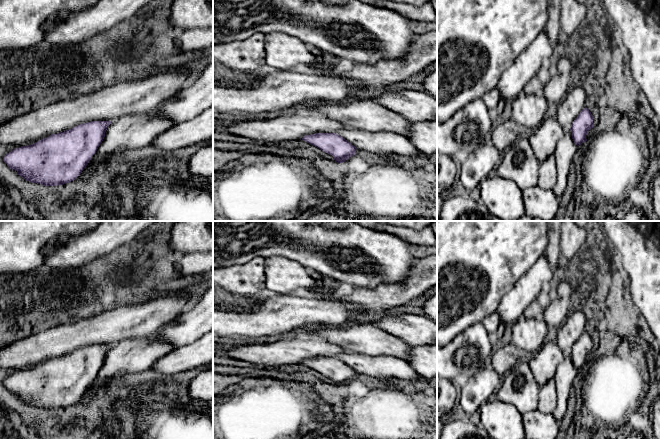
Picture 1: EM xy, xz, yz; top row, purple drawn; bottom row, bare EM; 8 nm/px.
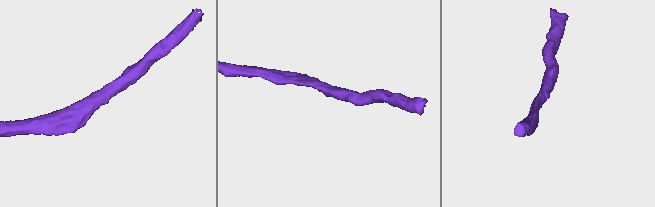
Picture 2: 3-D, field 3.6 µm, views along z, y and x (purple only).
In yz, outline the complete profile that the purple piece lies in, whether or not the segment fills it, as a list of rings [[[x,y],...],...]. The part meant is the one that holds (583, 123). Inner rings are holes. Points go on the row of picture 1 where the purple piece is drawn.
[[[581,87],[570,88],[555,107],[556,117],[546,118],[528,137],[535,158],[541,164],[554,154],[558,141],[567,129],[571,130],[574,143],[579,146],[593,128],[593,116],[585,106],[587,94]]]

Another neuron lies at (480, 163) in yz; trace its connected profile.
[[[492,129],[461,163],[460,183],[468,192],[490,177],[499,162],[500,152],[493,144],[491,136]]]

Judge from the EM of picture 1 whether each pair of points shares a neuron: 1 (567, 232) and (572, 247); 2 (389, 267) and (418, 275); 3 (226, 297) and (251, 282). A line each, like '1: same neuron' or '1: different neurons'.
1: same neuron
2: different neurons
3: different neurons

